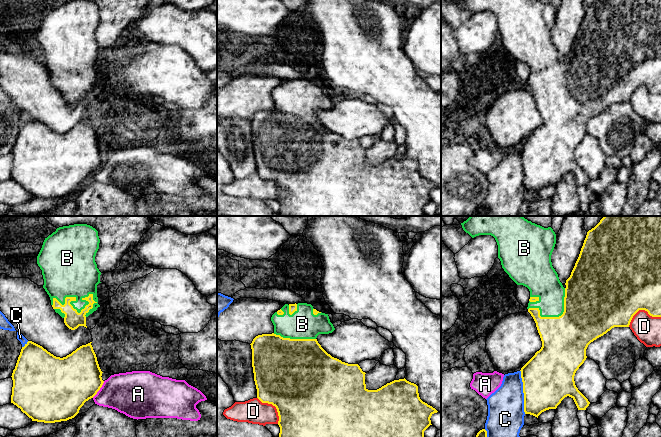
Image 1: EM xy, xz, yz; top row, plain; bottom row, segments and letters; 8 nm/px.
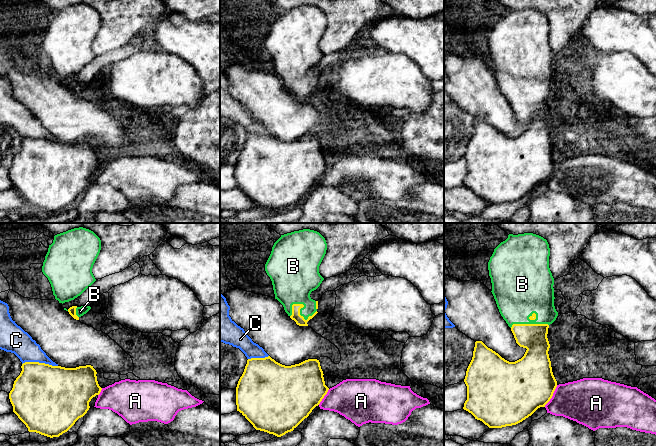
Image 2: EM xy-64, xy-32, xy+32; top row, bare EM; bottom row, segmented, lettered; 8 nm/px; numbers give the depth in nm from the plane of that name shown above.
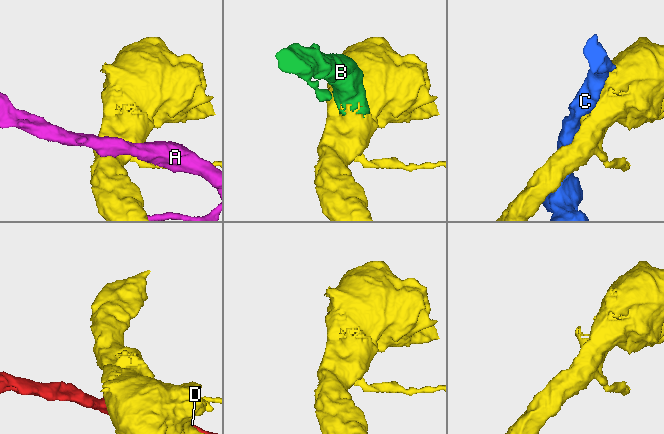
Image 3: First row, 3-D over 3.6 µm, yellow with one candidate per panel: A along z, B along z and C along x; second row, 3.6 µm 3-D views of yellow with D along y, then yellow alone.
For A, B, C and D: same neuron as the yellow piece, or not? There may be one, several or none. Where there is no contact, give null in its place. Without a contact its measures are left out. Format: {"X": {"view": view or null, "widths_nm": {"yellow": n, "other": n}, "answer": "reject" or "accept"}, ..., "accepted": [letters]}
{"A": {"view": "xy", "widths_nm": {"yellow": 400, "other": 340}, "answer": "reject"}, "B": {"view": "xy", "widths_nm": {"yellow": 140, "other": 360}, "answer": "accept"}, "C": {"view": "yz", "widths_nm": {"yellow": 420, "other": 280}, "answer": "reject"}, "D": {"view": "yz", "widths_nm": {"yellow": 500, "other": 220}, "answer": "reject"}, "accepted": ["B"]}

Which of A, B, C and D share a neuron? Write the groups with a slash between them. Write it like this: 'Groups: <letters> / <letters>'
Groups: A / B / C / D

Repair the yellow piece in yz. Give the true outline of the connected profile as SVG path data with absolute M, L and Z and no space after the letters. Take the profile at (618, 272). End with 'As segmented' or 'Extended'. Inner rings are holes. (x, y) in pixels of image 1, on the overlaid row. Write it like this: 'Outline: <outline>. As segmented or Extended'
Outline: M470 216L466 221L461 223L461 225L463 230L472 238L479 235L493 236L498 245L498 258L501 261L504 271L517 285L523 285L530 291L527 309L536 323L542 341L542 347L520 370L523 382L525 414L530 414L538 418L542 412L549 409L556 409L561 401L567 396L574 400L578 410L586 410L590 402L576 387L574 376L587 358L586 349L588 345L614 327L629 327L633 316L639 310L647 311L652 317L661 317L661 216L604 216L594 228L587 232L579 257L570 277L566 280L565 288L560 282L558 274L551 262L551 255L556 244L556 234L551 227L544 228L528 221L523 216Z. Extended

